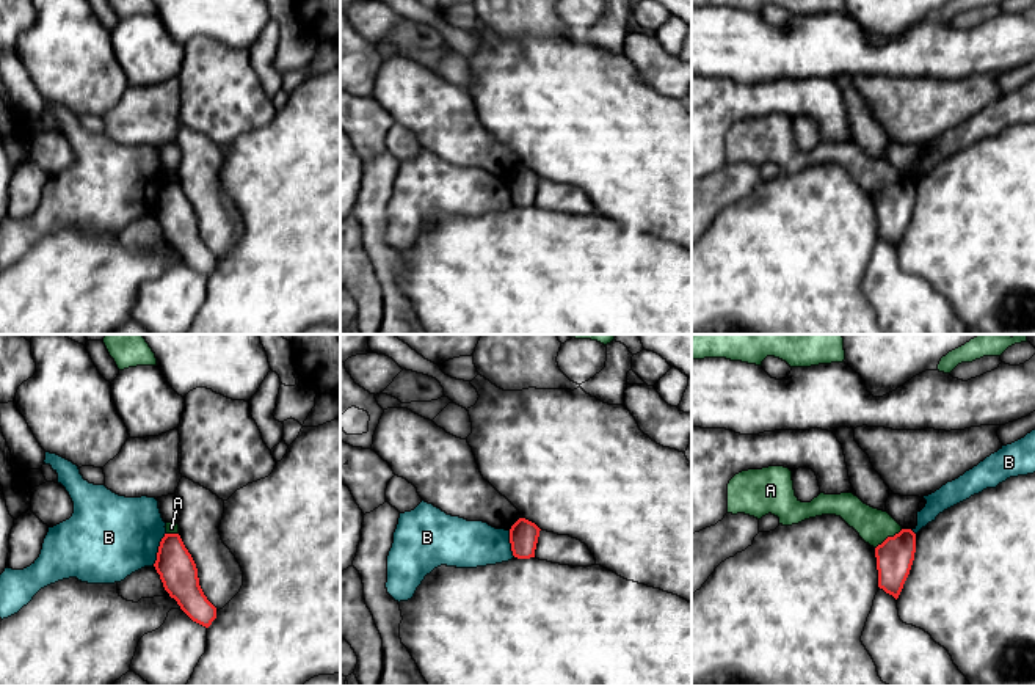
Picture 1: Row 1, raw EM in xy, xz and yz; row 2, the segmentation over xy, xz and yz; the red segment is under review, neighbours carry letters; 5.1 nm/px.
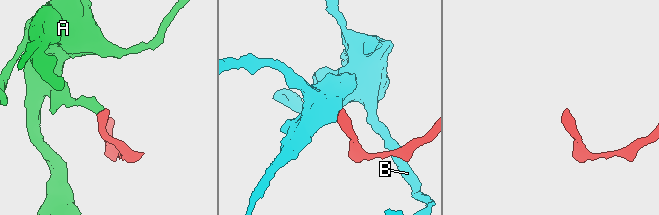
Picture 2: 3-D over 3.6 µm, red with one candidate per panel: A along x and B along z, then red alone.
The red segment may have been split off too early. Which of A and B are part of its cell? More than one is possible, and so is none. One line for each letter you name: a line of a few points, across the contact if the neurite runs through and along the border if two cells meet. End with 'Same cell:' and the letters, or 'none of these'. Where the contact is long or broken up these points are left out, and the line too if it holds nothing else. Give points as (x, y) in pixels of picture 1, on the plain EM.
Same cell: none of these

